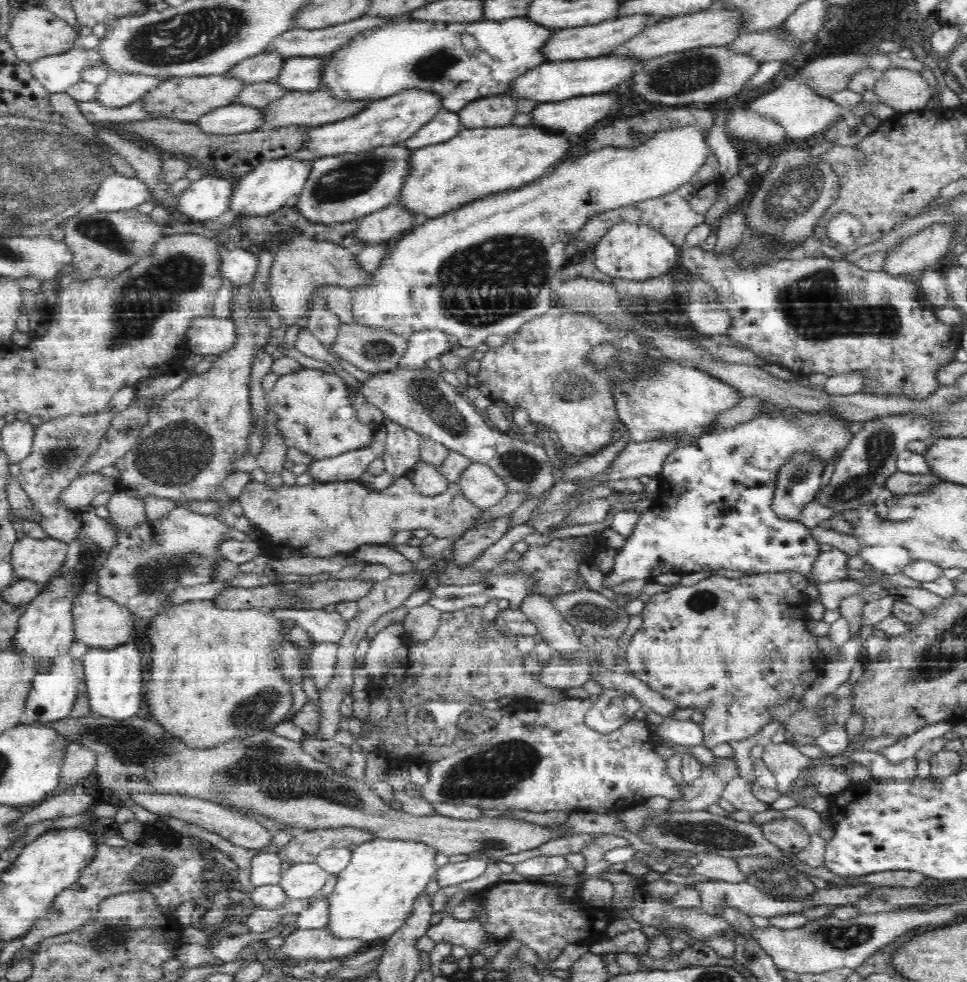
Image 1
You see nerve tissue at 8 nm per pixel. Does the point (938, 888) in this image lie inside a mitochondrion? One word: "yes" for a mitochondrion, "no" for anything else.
no

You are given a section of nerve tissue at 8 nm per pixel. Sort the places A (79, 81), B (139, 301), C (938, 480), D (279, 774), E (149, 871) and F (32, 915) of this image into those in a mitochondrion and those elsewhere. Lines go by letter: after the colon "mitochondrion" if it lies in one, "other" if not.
A: other
B: mitochondrion
C: other
D: mitochondrion
E: mitochondrion
F: other

